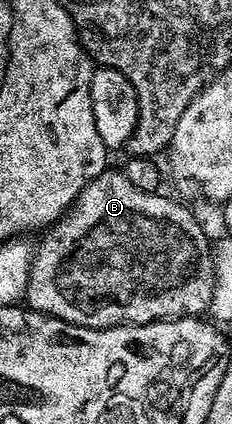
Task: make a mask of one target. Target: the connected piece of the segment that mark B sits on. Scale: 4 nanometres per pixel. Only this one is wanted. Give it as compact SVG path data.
M107 170L89 180L69 211L45 233L38 248L36 244L25 303L35 312L81 328L118 328L121 324L179 320L181 316L201 317L214 301L216 256L197 218L184 205L162 195L138 190L122 170Z

